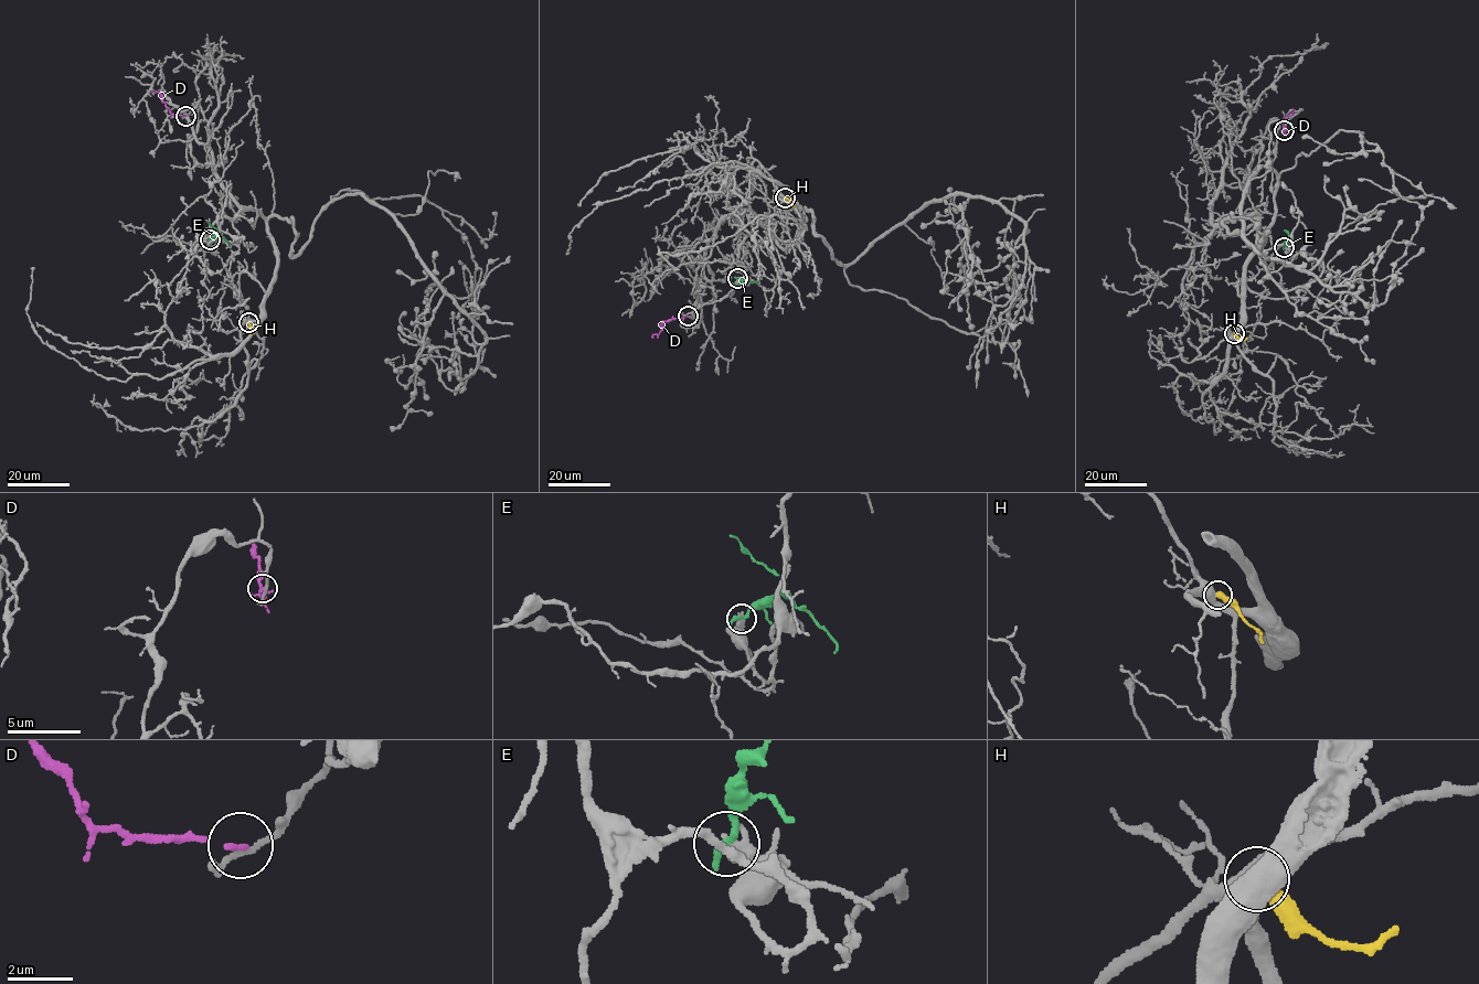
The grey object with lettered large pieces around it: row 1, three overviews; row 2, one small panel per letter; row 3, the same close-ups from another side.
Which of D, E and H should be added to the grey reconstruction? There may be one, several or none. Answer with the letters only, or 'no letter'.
no letter

